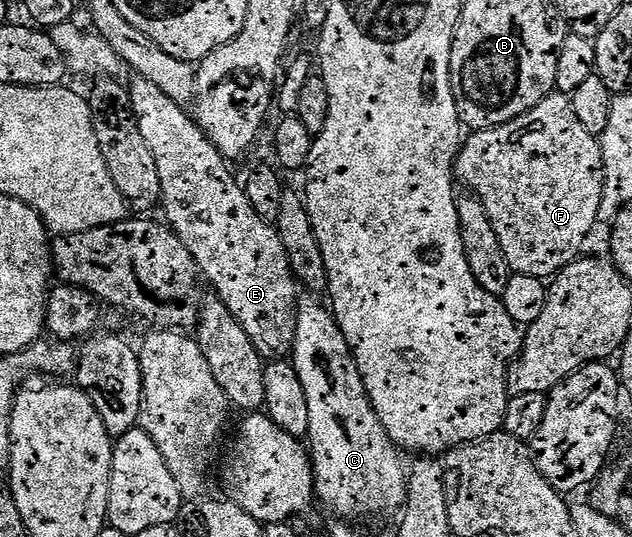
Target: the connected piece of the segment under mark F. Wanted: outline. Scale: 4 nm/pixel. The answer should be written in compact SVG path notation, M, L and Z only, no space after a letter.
M553 93L534 109L514 117L509 123L503 123L497 127L491 127L485 131L472 131L471 134L463 140L460 153L456 157L454 164L454 175L457 180L460 179L469 187L471 194L480 200L480 204L486 209L490 217L490 225L494 225L494 233L502 245L502 253L508 262L509 272L518 275L529 275L538 277L545 281L551 280L556 272L561 271L563 267L569 267L575 259L581 258L584 242L588 239L588 234L592 231L592 226L597 226L599 217L599 203L602 201L602 191L604 185L603 175L603 157L598 146L597 136L591 135L586 131L582 122L578 121L578 116L574 111L571 98L567 94Z

